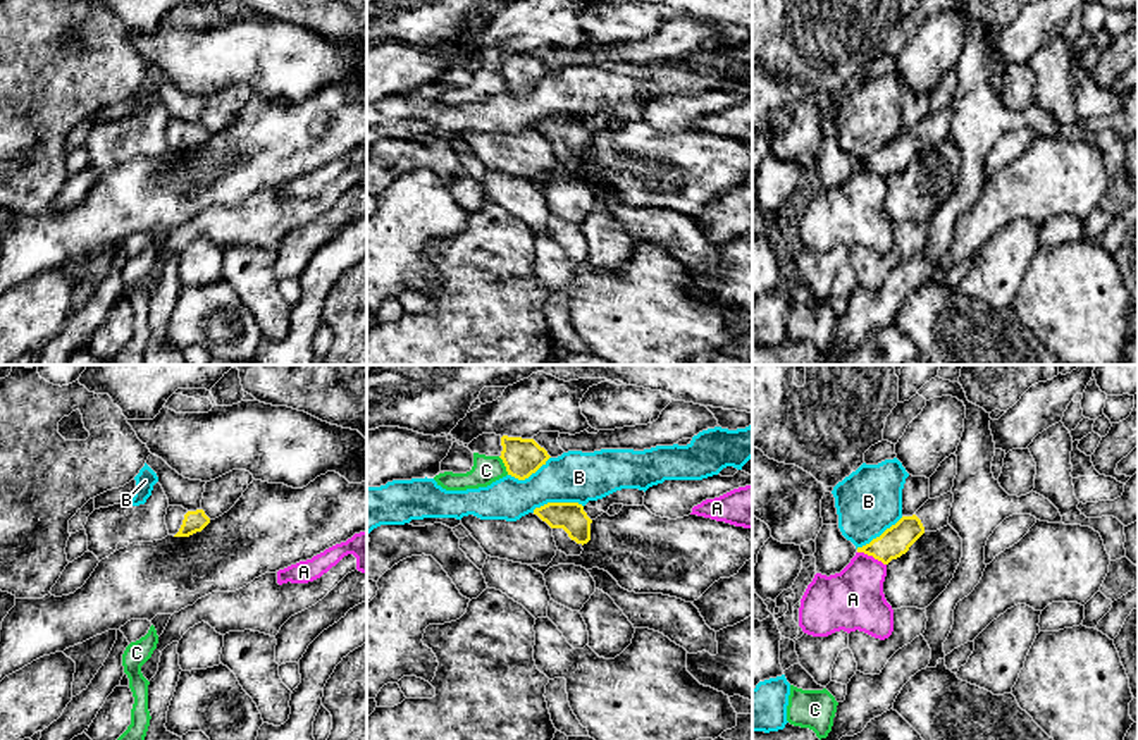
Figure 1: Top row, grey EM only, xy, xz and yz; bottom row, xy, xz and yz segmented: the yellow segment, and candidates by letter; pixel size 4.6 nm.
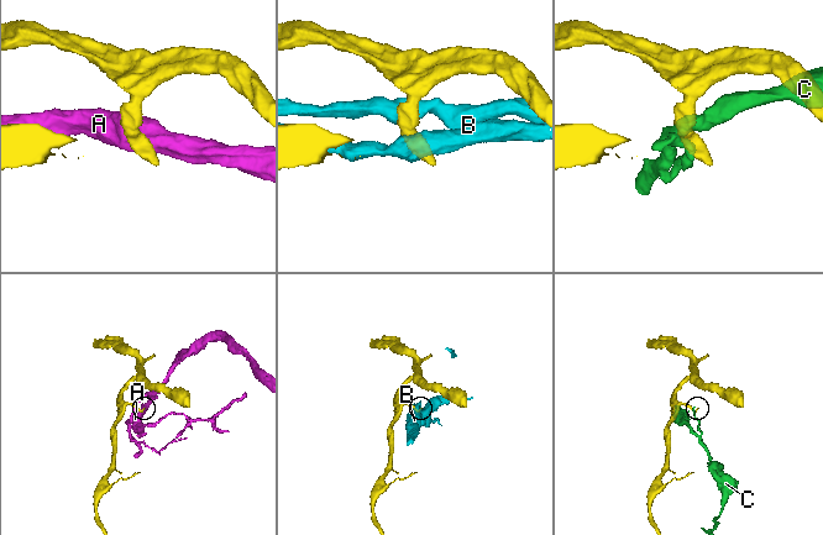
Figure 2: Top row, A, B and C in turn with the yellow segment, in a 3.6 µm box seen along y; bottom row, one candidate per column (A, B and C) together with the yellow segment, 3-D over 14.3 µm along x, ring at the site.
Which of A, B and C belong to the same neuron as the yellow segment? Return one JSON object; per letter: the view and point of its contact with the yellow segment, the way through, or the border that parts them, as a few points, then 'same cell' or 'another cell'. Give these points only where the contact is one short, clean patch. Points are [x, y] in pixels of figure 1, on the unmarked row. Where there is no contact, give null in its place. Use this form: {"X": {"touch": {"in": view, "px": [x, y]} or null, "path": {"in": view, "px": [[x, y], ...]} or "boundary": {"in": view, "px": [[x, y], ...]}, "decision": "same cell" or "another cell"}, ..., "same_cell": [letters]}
{"A": {"touch": {"in": "yz", "px": [872, 169]}, "boundary": {"in": "yz", "px": [[858, 166], [885, 179]]}, "decision": "another cell"}, "B": {"touch": {"in": "xz", "px": [556, 117]}, "decision": "another cell"}, "C": {"touch": {"in": "xz", "px": [505, 80]}, "boundary": {"in": "xz", "px": [[498, 71], [508, 88]]}, "decision": "another cell"}, "same_cell": []}

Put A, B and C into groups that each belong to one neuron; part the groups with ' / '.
A / B / C

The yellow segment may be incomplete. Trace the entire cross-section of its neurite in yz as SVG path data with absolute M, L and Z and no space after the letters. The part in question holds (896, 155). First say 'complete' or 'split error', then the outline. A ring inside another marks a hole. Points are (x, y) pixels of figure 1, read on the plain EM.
split error; M952 107L928 114L912 131L902 131L880 151L863 162L857 162L857 167L864 167L883 179L888 179L892 174L906 169L925 146L937 146L947 141L952 117Z

